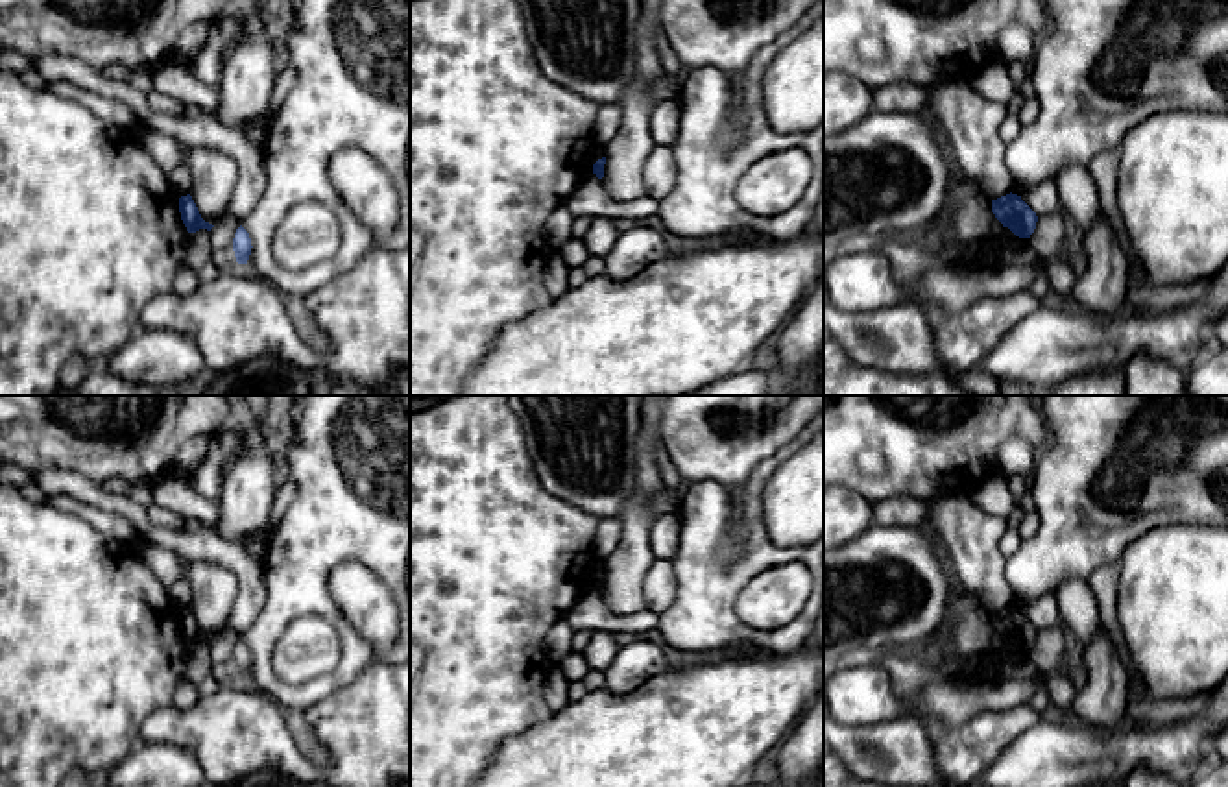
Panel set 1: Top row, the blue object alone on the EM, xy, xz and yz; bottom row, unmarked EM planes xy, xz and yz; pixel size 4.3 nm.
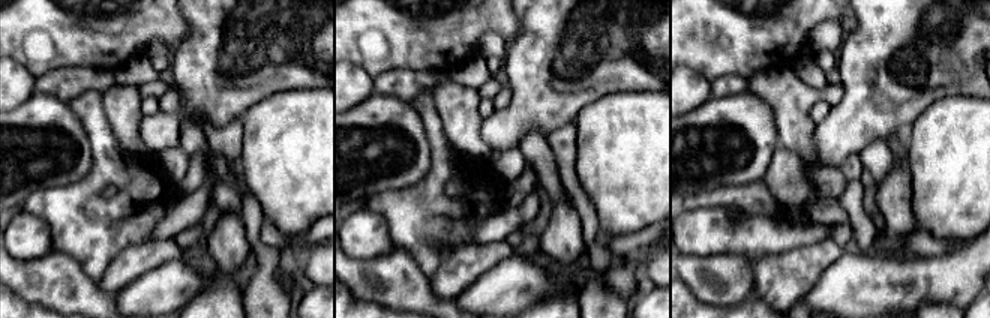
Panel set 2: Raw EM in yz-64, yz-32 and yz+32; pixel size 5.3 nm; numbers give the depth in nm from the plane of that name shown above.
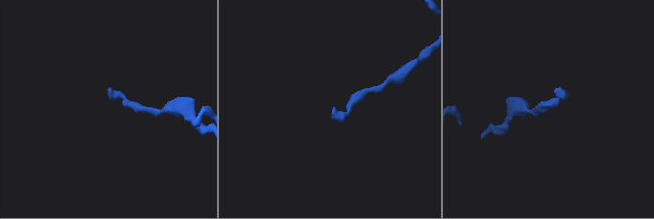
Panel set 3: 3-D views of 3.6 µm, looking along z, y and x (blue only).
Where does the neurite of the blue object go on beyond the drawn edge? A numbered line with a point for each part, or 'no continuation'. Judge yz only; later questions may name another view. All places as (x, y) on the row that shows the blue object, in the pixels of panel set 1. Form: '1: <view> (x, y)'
no continuation

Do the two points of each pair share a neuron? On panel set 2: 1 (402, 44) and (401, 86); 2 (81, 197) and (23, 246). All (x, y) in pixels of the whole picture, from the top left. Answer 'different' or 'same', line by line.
1: different
2: different

